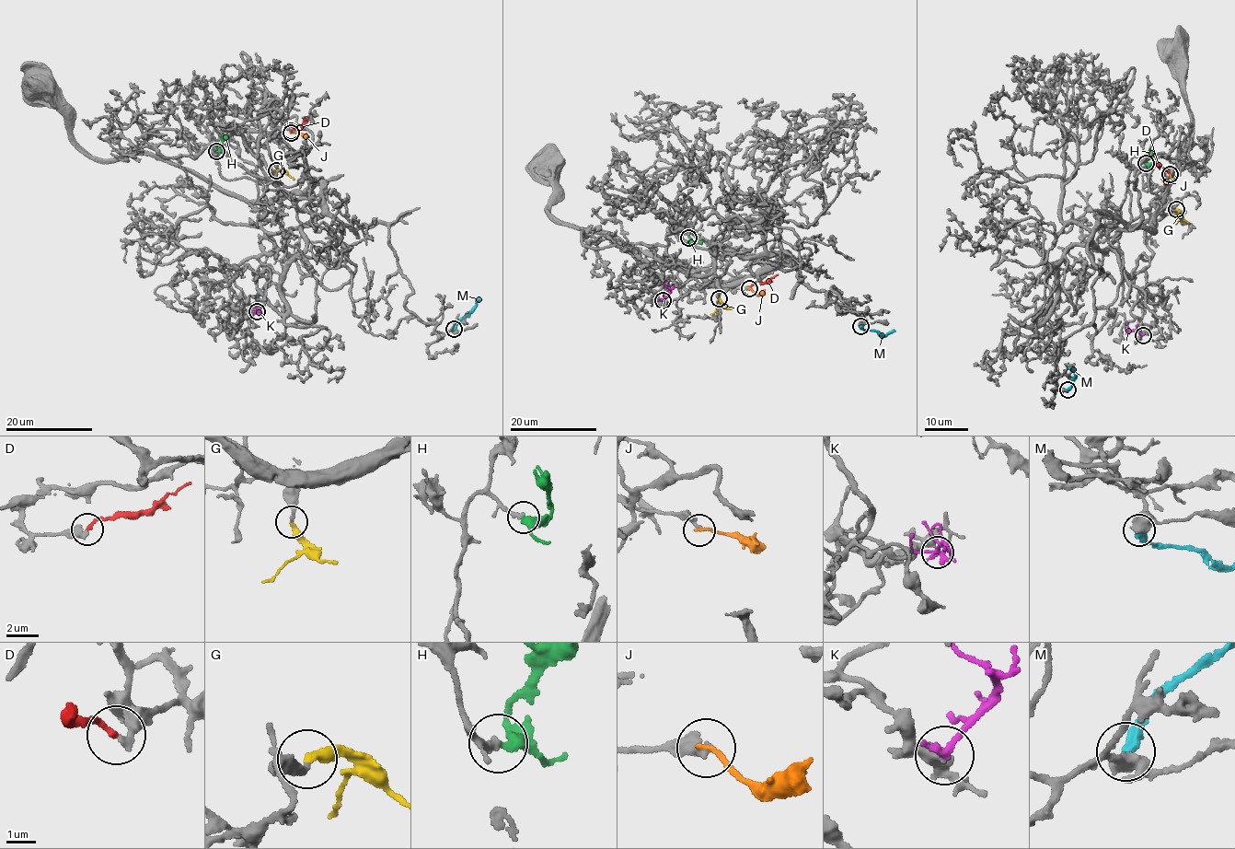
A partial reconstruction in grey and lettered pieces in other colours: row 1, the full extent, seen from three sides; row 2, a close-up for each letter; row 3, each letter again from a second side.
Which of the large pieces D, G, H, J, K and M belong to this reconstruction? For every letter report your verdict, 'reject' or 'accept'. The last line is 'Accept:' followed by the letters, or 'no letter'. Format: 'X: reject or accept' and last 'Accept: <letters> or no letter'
D: accept
G: accept
H: accept
J: reject
K: reject
M: reject
Accept: D, G, H

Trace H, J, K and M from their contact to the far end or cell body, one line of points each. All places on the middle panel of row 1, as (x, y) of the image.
H: (689, 237), (692, 244), (703, 239)
J: (749, 287), (760, 294), (765, 289)
K: (663, 300), (670, 289), (664, 284), (666, 281)
M: (860, 325), (883, 335), (895, 331)

